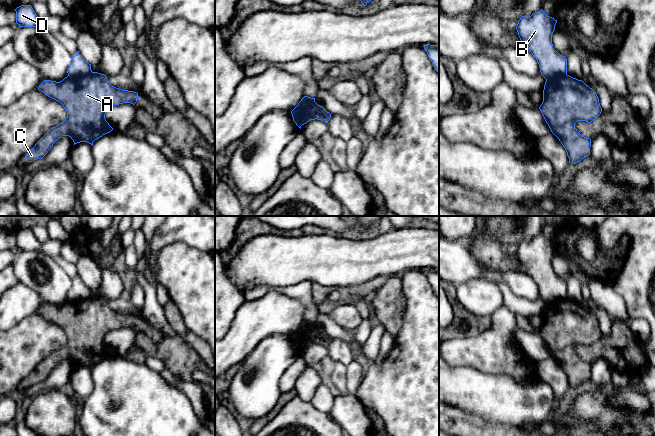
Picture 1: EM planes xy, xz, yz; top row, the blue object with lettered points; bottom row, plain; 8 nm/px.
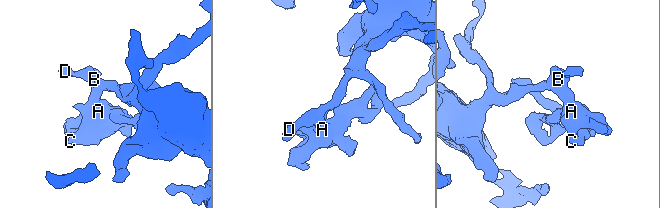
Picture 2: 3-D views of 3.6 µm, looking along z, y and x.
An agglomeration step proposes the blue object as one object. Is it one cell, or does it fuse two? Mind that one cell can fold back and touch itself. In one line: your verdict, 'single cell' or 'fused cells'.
fused cells

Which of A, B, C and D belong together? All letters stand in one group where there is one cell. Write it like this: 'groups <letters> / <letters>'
groups A C / B D

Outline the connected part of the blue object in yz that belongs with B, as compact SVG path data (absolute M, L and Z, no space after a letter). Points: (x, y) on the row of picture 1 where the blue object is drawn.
M541 9L529 17L522 16L516 26L521 47L536 58L541 75L546 80L567 75L567 59L560 55L552 44L556 23L557 20Z

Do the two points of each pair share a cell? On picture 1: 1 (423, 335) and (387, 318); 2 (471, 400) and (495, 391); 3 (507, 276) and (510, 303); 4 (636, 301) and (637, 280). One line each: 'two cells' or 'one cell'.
1: two cells
2: one cell
3: two cells
4: one cell

